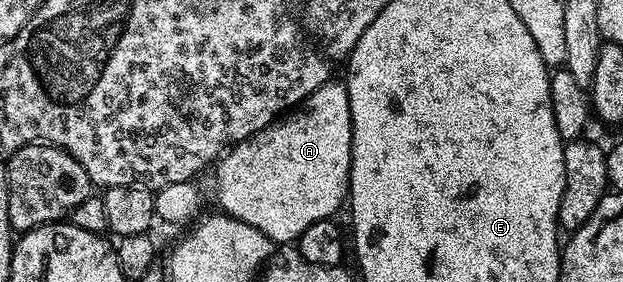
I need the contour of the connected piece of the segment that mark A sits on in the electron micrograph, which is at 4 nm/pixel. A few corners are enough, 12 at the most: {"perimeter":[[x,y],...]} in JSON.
{"perimeter":[[318,87],[219,158],[223,212],[299,239],[345,204],[350,99]]}

